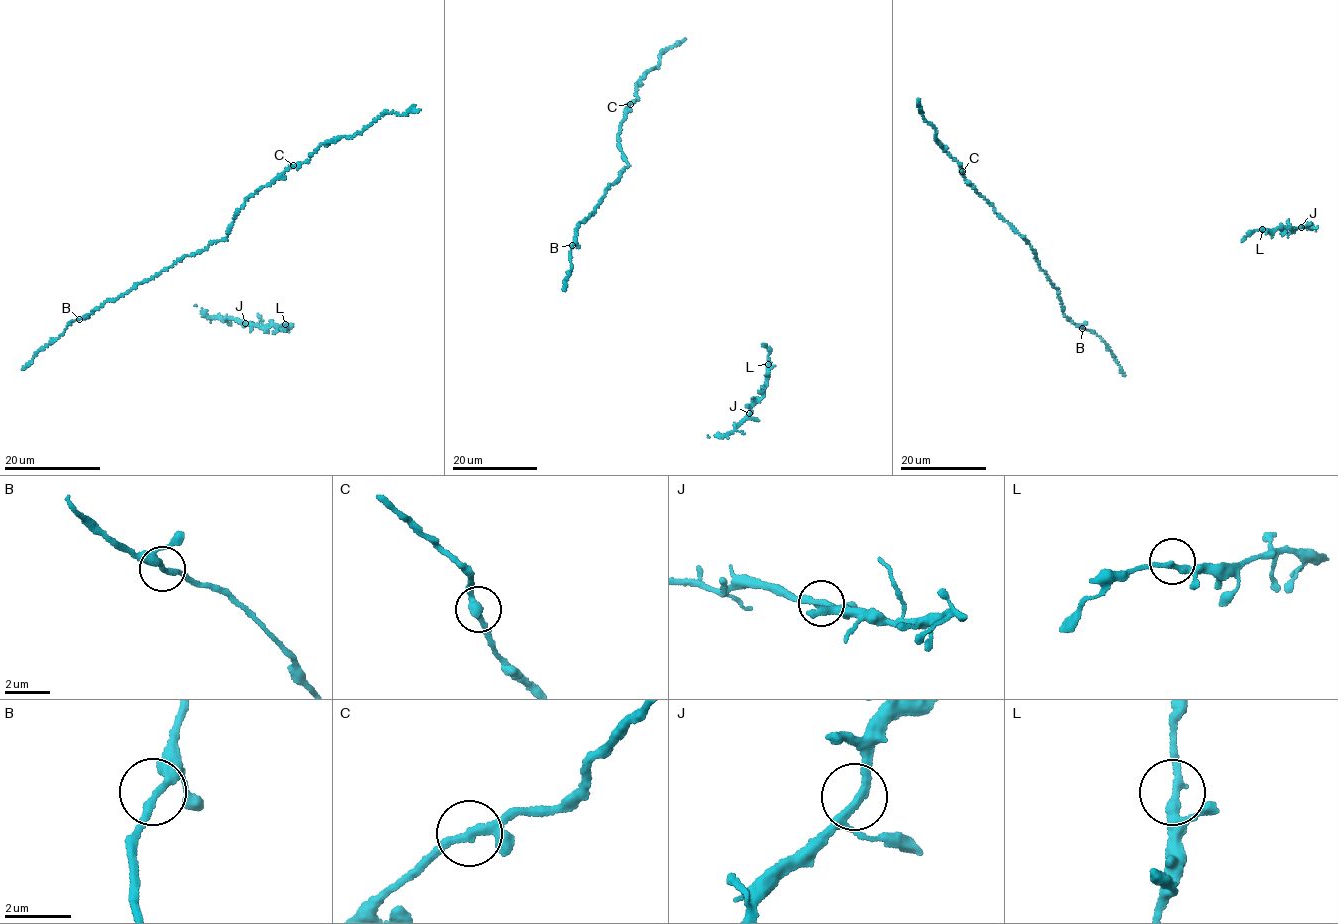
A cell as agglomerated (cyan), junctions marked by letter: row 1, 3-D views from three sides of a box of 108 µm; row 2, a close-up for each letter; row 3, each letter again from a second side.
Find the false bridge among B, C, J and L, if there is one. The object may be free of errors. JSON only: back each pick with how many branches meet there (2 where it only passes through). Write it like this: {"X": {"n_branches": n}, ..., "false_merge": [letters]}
{"false_merge": []}

